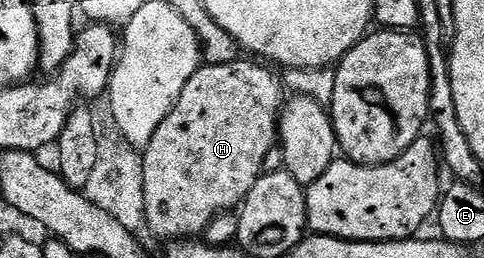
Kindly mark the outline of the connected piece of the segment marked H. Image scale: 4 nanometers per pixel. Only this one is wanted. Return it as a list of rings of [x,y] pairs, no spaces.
[[[256,59],[205,64],[188,80],[176,105],[162,119],[154,139],[142,150],[144,223],[147,232],[163,239],[196,239],[219,213],[232,211],[264,173],[266,151],[278,144],[280,110],[286,100],[281,78]]]

